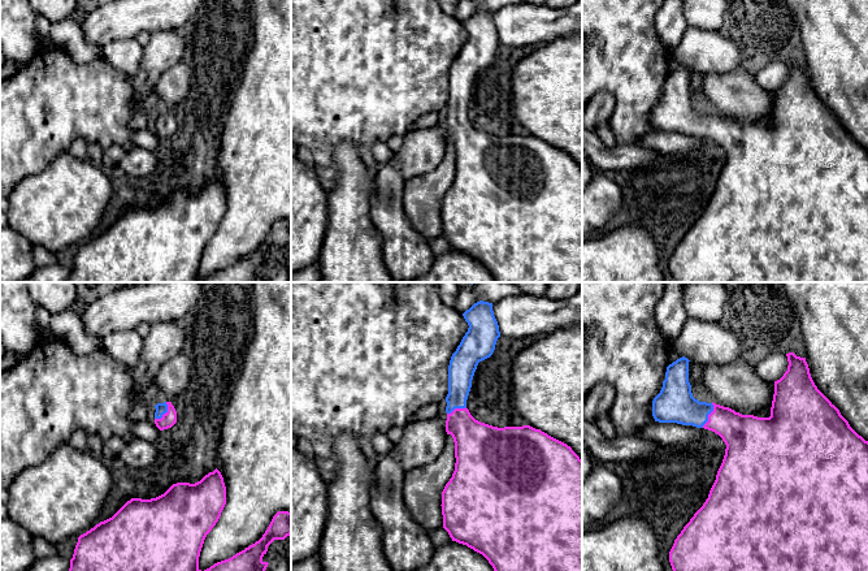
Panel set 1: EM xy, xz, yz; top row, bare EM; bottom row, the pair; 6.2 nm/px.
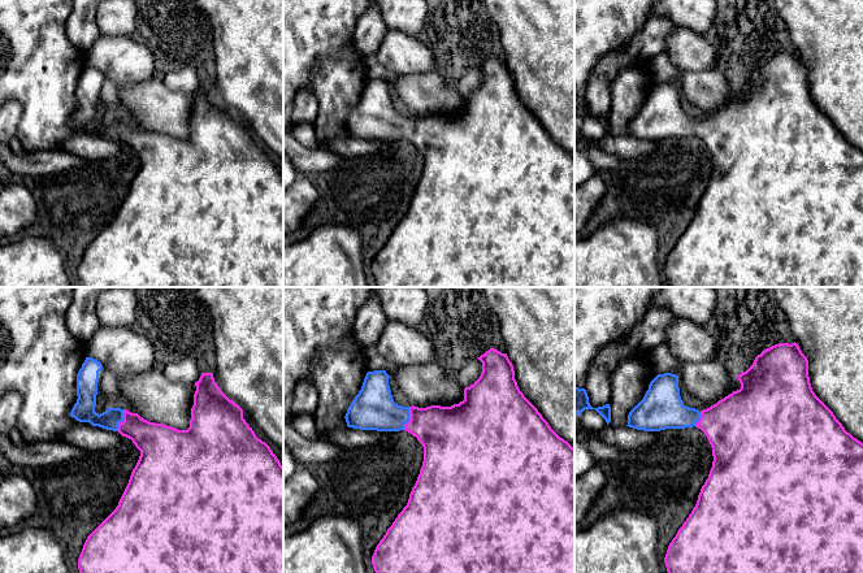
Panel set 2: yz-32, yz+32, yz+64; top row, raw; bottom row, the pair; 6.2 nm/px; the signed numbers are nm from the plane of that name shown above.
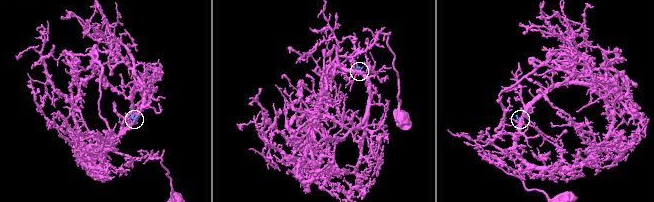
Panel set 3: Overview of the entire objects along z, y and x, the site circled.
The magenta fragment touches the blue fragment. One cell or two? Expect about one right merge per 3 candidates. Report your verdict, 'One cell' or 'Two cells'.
One cell

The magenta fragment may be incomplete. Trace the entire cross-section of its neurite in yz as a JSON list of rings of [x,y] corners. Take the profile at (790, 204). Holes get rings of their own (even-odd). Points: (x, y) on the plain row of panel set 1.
[[[794,61],[786,62],[787,79],[784,85],[774,90],[774,103],[771,116],[769,126],[758,126],[754,124],[742,124],[729,116],[724,116],[716,112],[699,111],[693,105],[691,94],[689,91],[689,68],[682,65],[669,73],[665,81],[665,88],[660,101],[652,109],[652,125],[659,131],[677,131],[682,134],[693,134],[696,137],[704,137],[719,143],[726,153],[722,172],[717,179],[716,189],[709,199],[708,207],[703,215],[694,222],[690,230],[683,235],[681,242],[674,248],[674,252],[669,260],[669,271],[674,282],[868,282],[868,150],[859,144],[849,133],[849,130],[841,124],[839,118],[817,98],[815,94],[806,66],[797,65]]]

